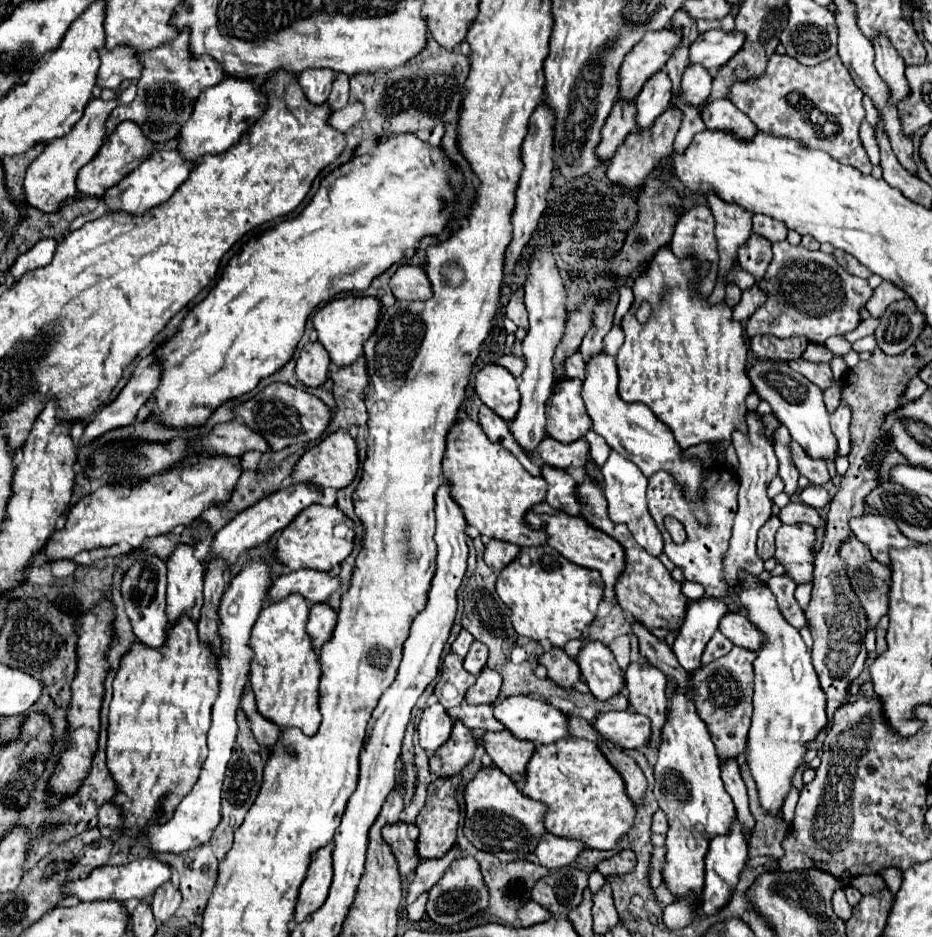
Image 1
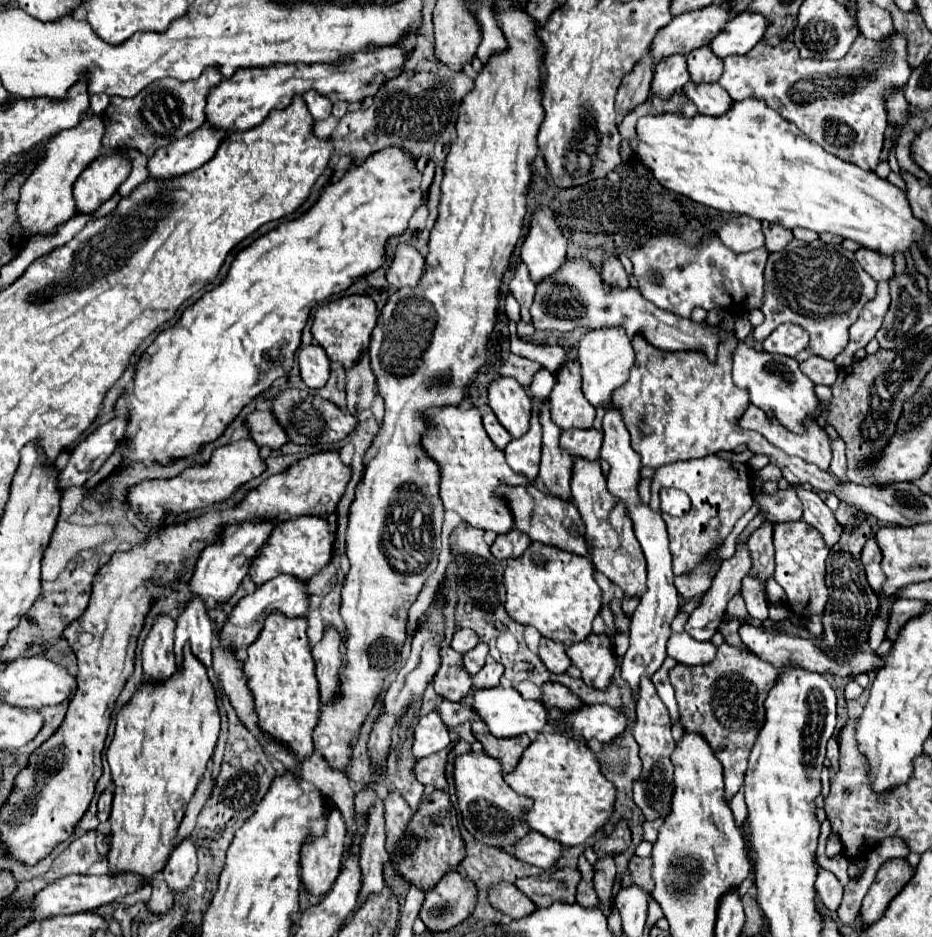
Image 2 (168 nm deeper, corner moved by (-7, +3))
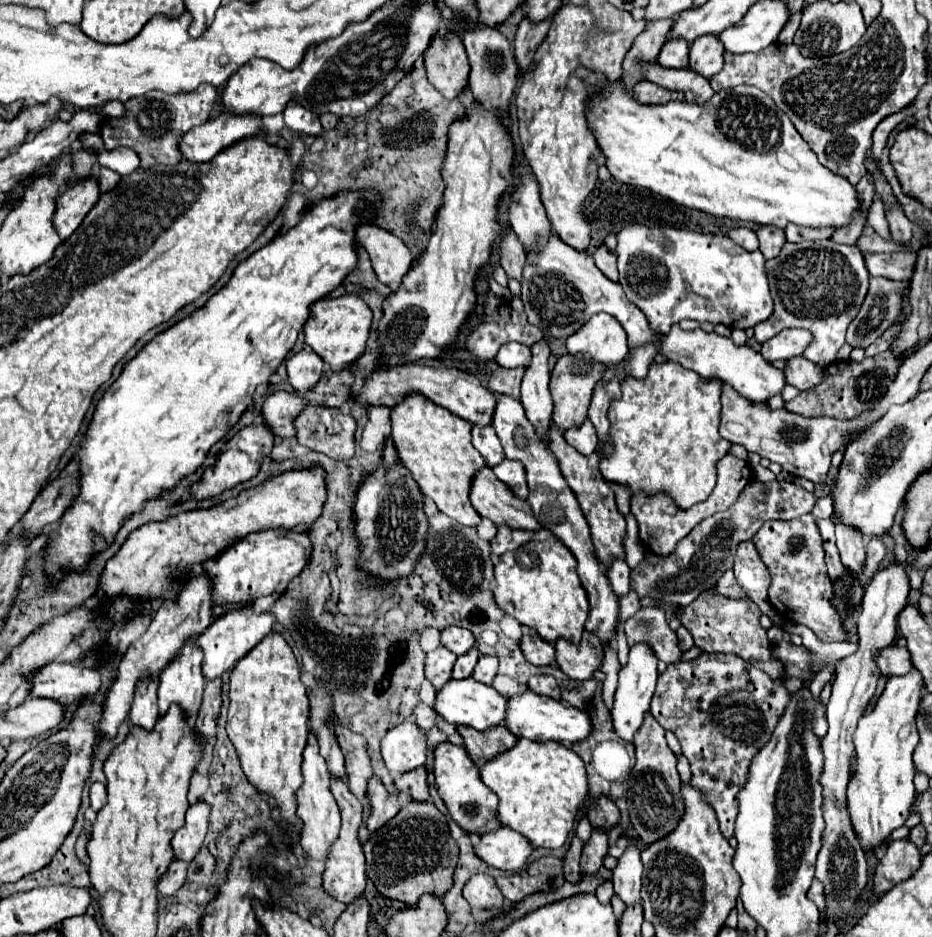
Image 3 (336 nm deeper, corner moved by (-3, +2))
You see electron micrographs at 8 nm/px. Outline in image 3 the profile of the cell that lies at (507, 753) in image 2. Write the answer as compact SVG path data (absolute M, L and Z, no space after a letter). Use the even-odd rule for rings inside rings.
M459 725L457 731L463 737L463 747L467 749L469 757L477 767L493 759L497 753L511 749L517 743L517 737L511 735L503 725L497 725L495 729L485 729L483 733L479 733L477 729Z

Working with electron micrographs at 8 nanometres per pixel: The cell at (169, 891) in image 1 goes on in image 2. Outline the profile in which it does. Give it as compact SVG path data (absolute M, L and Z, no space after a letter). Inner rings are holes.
M183 840L173 854L169 856L167 866L163 868L163 876L167 886L175 894L183 894L197 872L197 856L195 856L195 844L191 840Z

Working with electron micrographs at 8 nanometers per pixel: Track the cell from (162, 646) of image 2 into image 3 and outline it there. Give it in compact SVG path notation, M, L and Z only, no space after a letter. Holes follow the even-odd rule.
M143 681L137 687L135 701L129 711L129 721L135 727L143 727L151 731L155 727L155 721L159 717L157 713L157 681Z

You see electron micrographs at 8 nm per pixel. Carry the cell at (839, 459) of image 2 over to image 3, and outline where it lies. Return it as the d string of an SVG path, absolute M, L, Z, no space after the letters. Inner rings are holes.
M839 523L835 525L835 533L837 533L837 547L841 553L841 563L853 577L861 577L863 561L865 561L865 547L861 533L857 529Z

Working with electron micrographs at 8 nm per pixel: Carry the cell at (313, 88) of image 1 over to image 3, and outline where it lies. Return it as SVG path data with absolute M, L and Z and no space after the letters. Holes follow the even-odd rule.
M291 101L291 105L287 105L285 109L285 125L291 129L291 131L297 131L297 133L303 133L303 135L321 135L323 133L323 127L319 123L319 117L307 109L303 109L299 103Z

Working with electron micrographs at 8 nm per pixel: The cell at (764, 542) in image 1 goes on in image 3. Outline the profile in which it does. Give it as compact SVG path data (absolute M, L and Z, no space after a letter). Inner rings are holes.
M751 541L739 543L737 553L735 553L733 571L735 571L735 579L737 579L739 587L755 601L755 605L761 609L761 613L767 615L775 627L783 625L783 619L773 611L771 603L767 601L767 589L769 589L771 577Z

